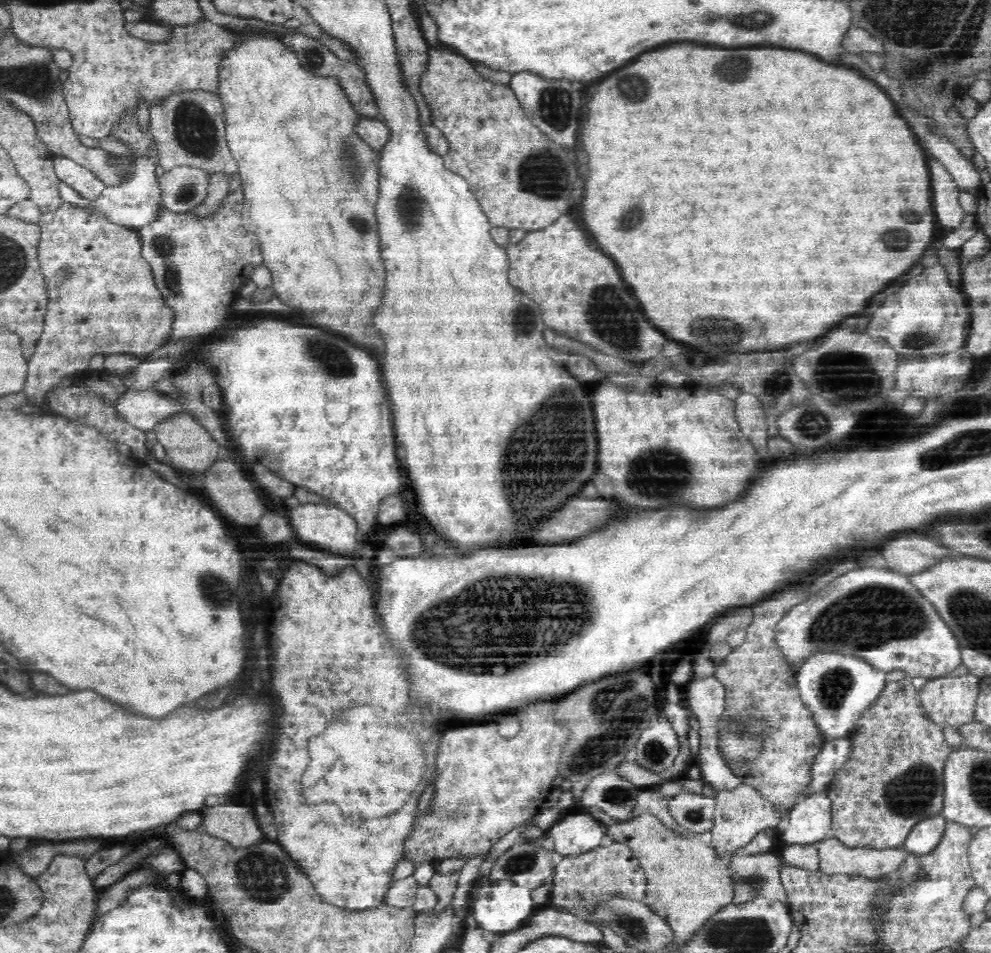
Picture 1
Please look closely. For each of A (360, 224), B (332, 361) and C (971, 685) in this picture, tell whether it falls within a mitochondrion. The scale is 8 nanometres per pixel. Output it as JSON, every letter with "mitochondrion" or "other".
{"A":"mitochondrion","B":"mitochondrion","C":"other"}

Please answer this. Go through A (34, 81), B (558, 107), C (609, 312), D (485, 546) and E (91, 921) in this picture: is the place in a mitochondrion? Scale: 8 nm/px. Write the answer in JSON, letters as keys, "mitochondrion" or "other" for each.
{"A":"mitochondrion","B":"mitochondrion","C":"mitochondrion","D":"other","E":"other"}

